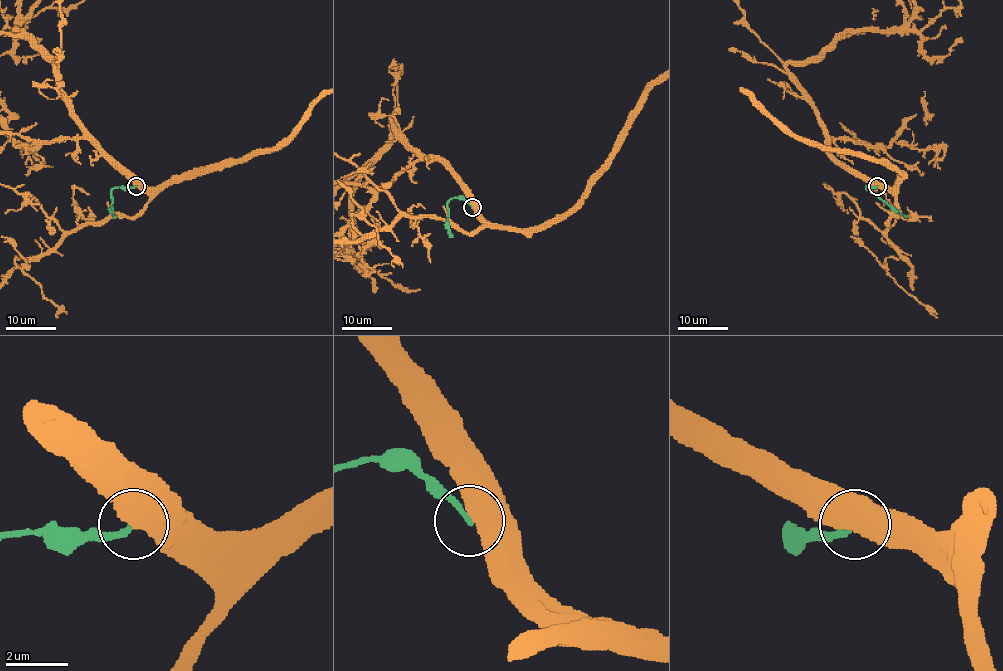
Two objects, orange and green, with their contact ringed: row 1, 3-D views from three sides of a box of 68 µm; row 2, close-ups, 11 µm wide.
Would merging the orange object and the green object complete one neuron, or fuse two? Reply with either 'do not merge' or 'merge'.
do not merge

